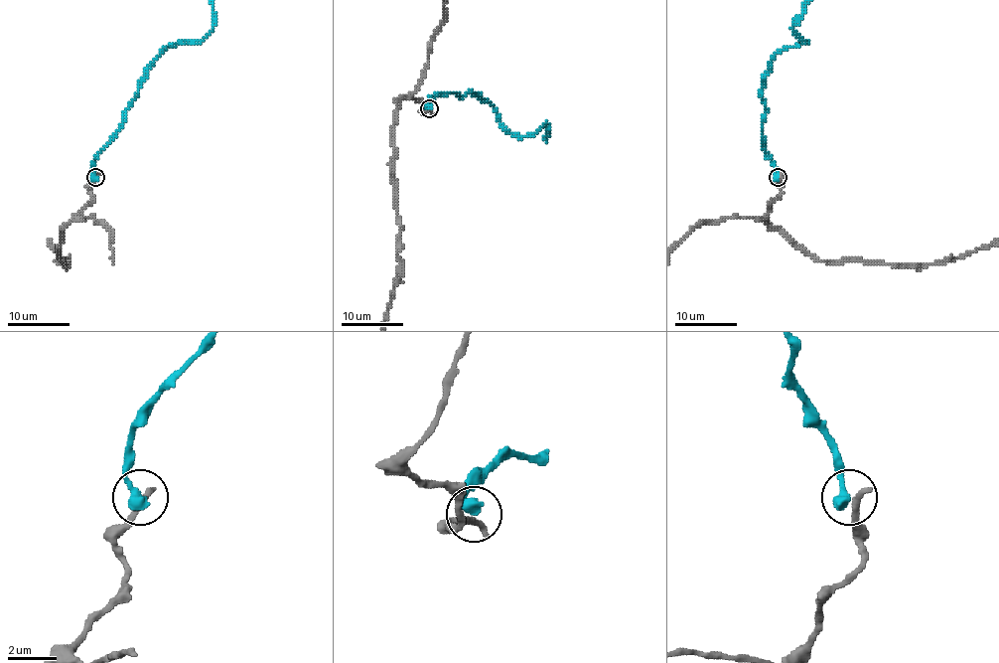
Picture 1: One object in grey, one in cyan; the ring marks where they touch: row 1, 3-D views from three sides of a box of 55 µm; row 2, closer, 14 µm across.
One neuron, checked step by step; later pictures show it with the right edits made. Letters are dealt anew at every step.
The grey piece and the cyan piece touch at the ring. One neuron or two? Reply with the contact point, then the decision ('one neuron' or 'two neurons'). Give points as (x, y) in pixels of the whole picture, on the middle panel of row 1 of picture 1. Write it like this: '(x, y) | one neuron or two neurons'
(429, 108) | two neurons

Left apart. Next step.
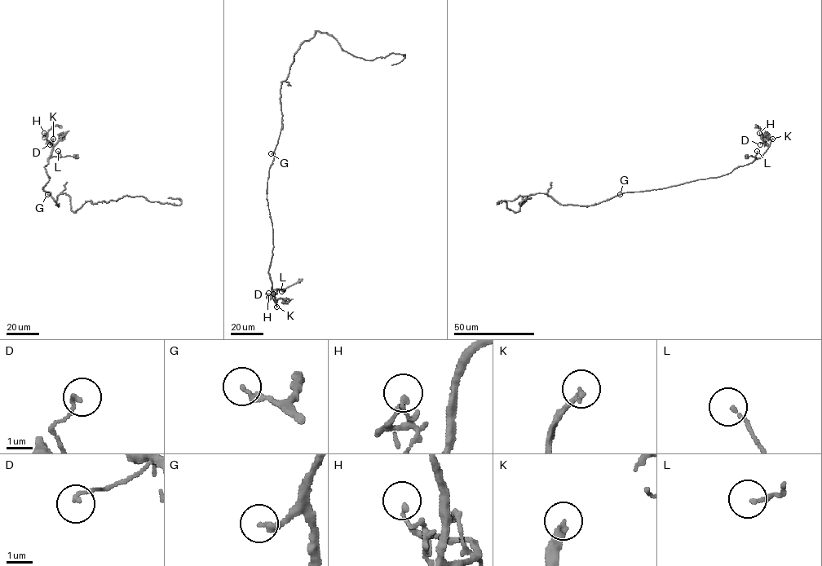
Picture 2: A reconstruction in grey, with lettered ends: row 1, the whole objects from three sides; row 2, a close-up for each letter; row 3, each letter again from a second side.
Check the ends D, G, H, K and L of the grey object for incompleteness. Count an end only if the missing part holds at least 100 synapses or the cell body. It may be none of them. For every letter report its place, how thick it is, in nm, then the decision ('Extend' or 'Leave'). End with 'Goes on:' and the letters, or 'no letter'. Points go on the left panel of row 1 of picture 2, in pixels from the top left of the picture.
D: Place: (50, 144). Thickness 140 nm. Leave
G: Place: (47, 194). Thickness 260 nm. Leave
H: Place: (44, 133). Thickness 110 nm. Leave
K: Place: (53, 139). Thickness 240 nm. Extend
L: Place: (58, 151). Thickness 110 nm. Leave
Goes on: K

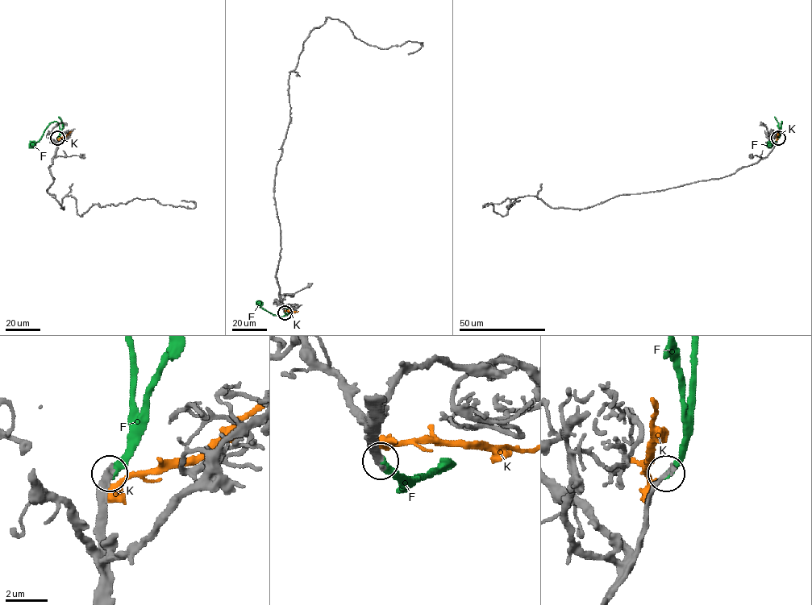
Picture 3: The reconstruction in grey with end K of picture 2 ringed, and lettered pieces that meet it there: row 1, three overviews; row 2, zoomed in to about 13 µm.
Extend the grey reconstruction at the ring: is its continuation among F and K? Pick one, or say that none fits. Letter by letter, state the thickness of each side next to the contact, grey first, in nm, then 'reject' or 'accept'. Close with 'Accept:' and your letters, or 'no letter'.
F: 320/360 nm | accept
K: 300/550 nm | reject
Accept: F

